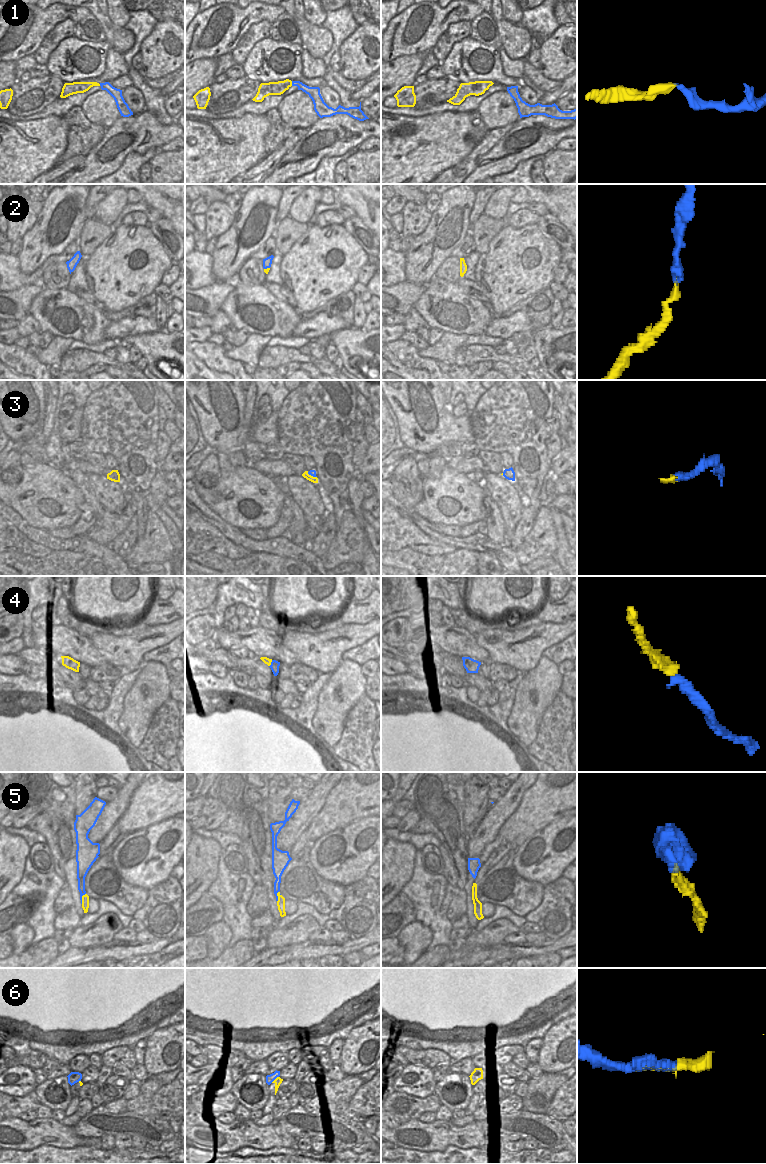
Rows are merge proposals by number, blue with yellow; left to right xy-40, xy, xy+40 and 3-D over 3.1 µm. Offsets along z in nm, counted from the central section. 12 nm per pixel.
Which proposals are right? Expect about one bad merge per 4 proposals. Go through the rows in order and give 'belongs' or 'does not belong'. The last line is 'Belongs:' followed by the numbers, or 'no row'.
1: belongs
2: belongs
3: belongs
4: belongs
5: belongs
6: belongs
Belongs: 1, 2, 3, 4, 5, 6

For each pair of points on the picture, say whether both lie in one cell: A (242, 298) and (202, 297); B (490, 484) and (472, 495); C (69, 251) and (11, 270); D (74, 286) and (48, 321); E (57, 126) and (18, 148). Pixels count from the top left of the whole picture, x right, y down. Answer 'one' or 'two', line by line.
A: two
B: two
C: one
D: two
E: one

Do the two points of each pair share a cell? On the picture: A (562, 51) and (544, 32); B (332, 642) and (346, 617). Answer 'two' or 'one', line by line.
A: two
B: two

